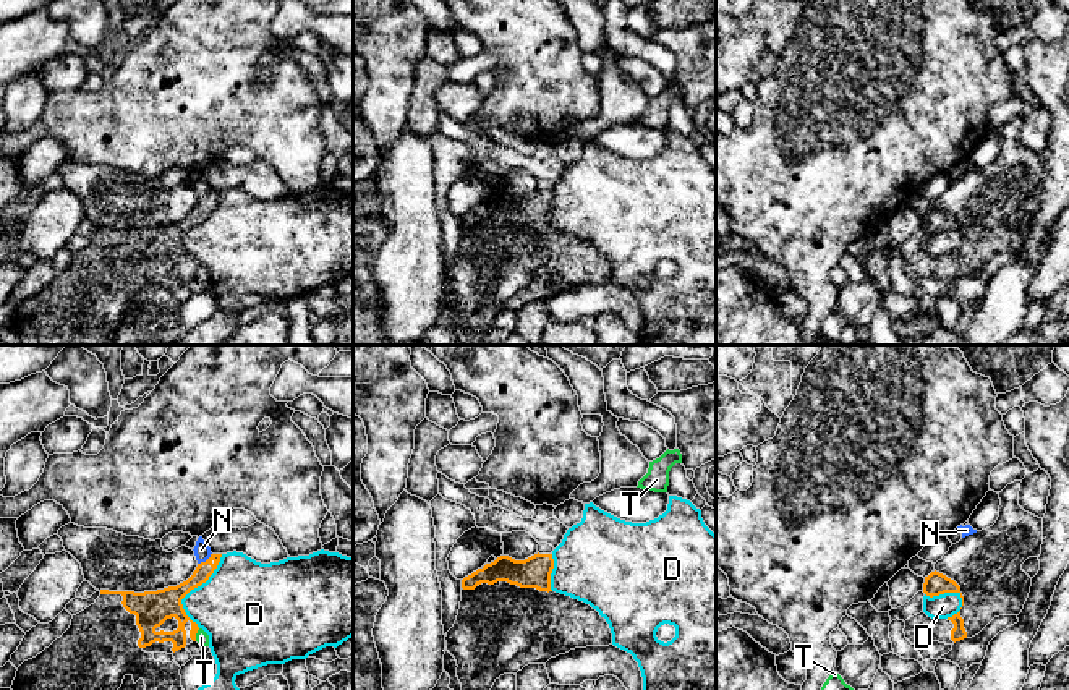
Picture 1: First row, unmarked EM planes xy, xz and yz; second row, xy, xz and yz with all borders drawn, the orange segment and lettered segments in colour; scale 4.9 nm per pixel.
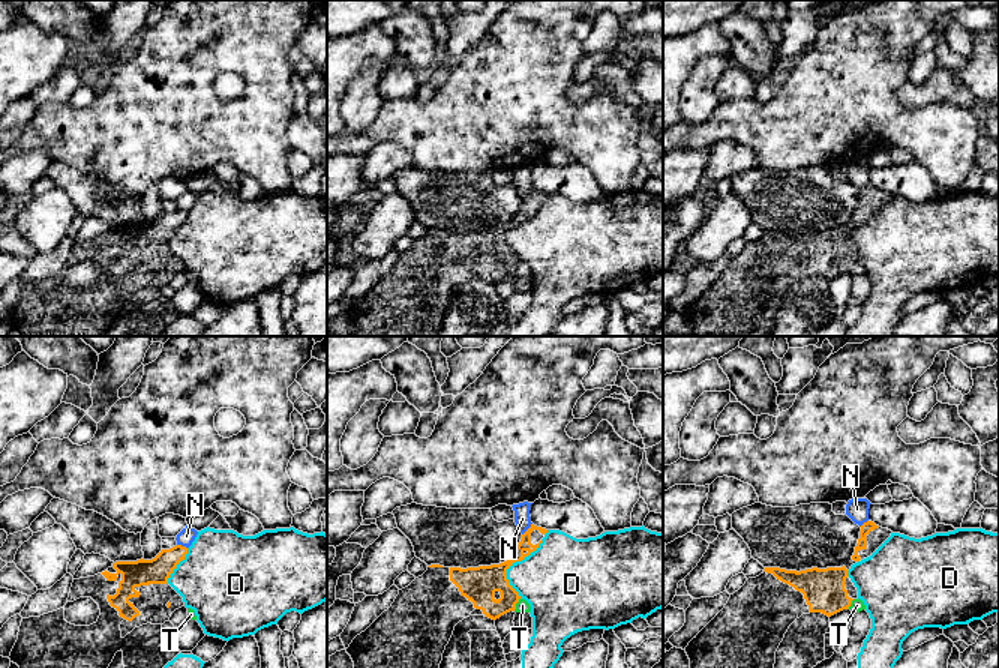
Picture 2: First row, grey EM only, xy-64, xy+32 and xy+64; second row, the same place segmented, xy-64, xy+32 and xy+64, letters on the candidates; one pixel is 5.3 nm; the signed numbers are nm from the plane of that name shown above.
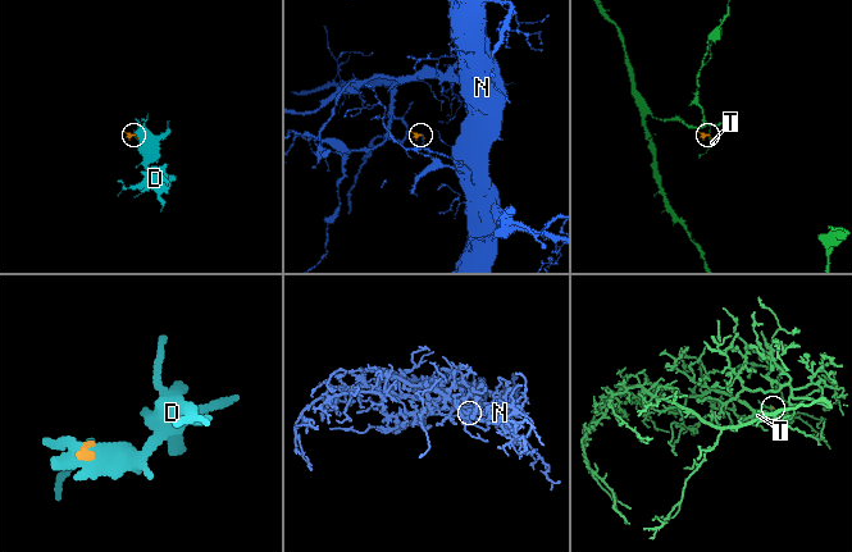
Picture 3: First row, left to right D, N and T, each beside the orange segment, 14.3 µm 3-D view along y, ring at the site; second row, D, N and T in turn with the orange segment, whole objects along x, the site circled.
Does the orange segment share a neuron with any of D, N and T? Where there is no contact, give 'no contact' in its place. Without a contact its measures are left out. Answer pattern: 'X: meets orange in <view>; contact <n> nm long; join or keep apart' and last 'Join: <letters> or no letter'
D: meets orange in xy; contact 380 nm long; keep apart
N: meets orange in xy; contact 90 nm long; keep apart
T: meets orange in xy; contact 70 nm long; keep apart
Join: no letter

